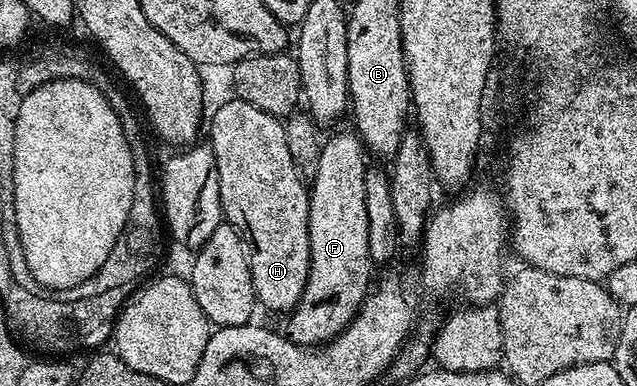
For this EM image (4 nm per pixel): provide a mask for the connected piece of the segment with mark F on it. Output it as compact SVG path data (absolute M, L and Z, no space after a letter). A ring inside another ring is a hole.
M347 128L342 130L339 134L334 134L325 139L322 144L322 151L320 152L320 168L316 168L316 176L309 183L308 189L310 192L310 207L308 208L308 232L310 233L310 271L308 272L308 280L306 287L302 293L302 298L298 301L297 306L289 313L290 323L284 327L285 333L288 335L290 341L295 342L297 346L309 346L311 348L321 348L327 342L341 332L344 328L348 328L350 323L354 321L354 317L362 309L362 301L372 289L372 281L370 277L376 273L376 267L372 256L368 252L368 212L364 209L364 176L368 169L368 151L362 144L362 139L358 137L353 129Z

